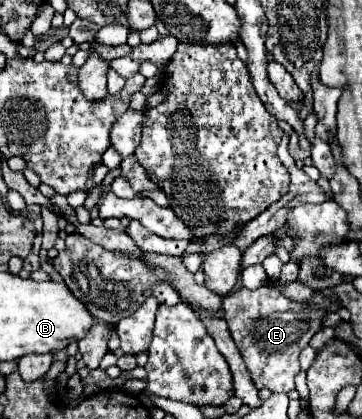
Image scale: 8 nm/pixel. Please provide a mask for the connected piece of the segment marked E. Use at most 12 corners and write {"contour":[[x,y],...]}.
{"contour":[[274,283],[224,299],[258,389],[294,389],[298,355],[336,295],[288,299]]}

